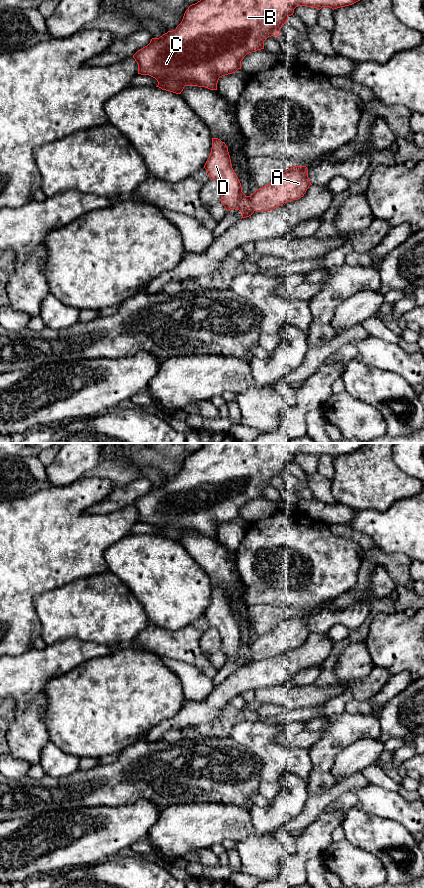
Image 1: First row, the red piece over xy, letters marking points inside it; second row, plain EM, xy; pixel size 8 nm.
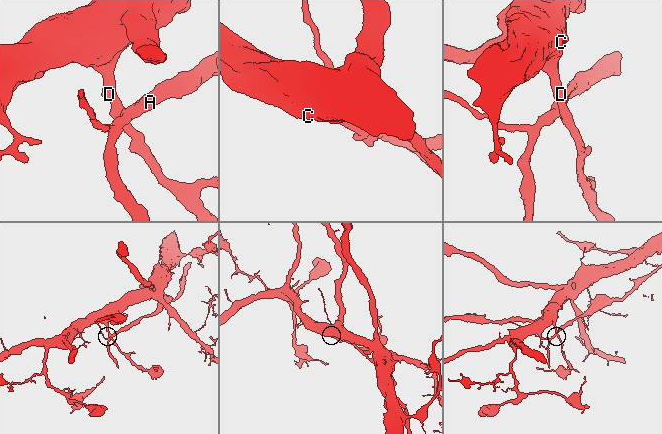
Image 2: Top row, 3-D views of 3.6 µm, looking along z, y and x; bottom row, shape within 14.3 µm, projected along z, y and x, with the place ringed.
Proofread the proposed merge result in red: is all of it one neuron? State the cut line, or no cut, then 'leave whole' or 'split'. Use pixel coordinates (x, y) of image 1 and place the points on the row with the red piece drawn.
xy (249, 196), (251, 207), (254, 210) | split

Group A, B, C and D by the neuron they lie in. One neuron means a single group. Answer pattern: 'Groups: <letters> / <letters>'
Groups: A / B C D

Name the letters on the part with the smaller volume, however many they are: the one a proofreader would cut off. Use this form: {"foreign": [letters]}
{"foreign": ["A"]}

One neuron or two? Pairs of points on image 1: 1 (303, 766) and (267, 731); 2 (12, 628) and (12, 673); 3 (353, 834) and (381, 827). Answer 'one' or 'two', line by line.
1: one
2: two
3: one

